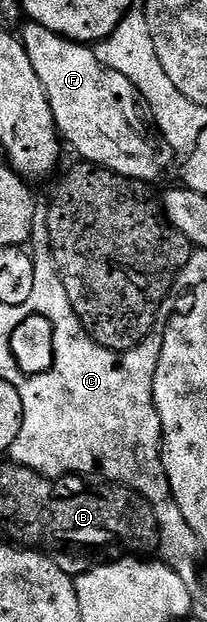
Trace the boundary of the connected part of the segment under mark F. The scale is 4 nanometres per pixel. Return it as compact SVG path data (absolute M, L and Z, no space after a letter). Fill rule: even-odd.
M28 21L19 30L18 36L24 45L26 55L30 55L30 63L34 63L34 71L38 71L38 79L42 79L42 87L50 99L50 111L54 111L56 129L67 144L69 141L76 148L76 153L80 156L77 158L100 165L103 169L113 169L118 175L126 175L130 179L155 182L155 177L167 167L168 160L173 160L174 154L164 144L159 132L151 128L148 130L144 125L135 129L124 118L124 113L136 113L142 109L140 92L132 86L130 79L98 63L95 52L87 44L72 41L69 37L60 37L54 31L42 27L37 21Z

